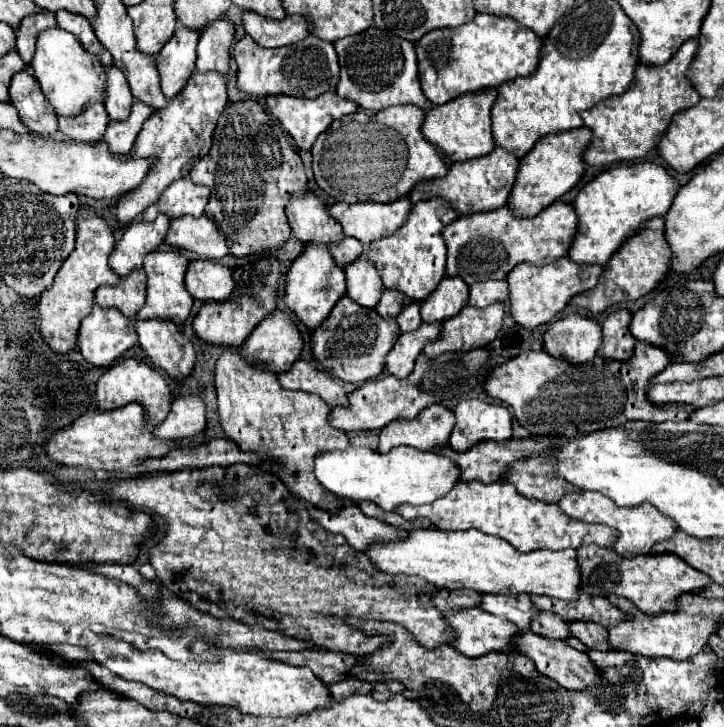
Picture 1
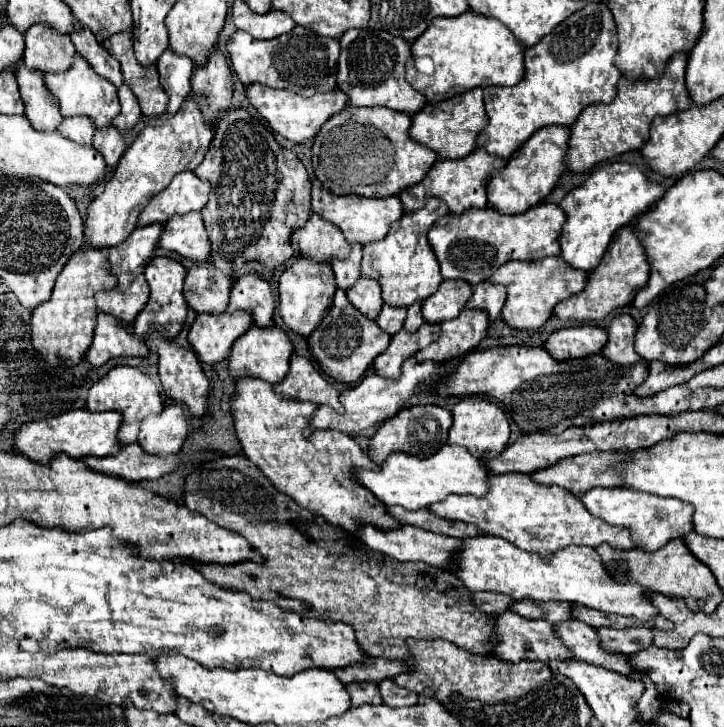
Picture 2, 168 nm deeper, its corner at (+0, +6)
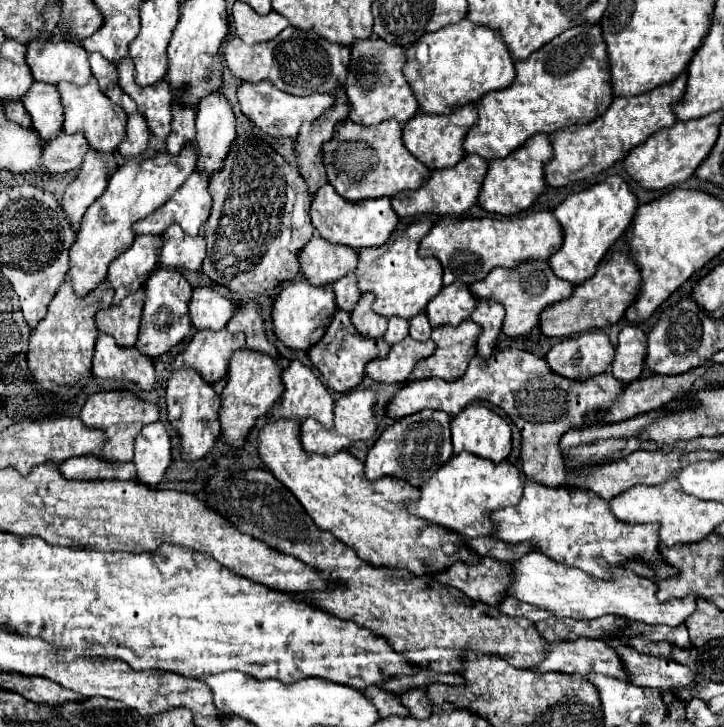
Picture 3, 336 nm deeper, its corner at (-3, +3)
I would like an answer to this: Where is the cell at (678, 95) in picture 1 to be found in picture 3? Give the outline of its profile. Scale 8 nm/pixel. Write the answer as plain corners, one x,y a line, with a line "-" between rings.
682,73
672,83
660,85
654,91
648,91
648,93
634,95
634,97
614,97
614,101
608,107
608,111
602,117
598,117
596,121
592,121
588,125
572,125
572,127
566,127
566,129
560,129
560,131
552,133
550,135
552,159
544,165
546,185
562,187
562,185
568,185
568,183
578,181
578,179
590,179
592,175
598,175
598,173
606,171
608,167
612,167
616,161
622,161
628,155
630,149
634,149
636,145
644,143
654,133
672,127
676,123
676,115
672,113
672,103
680,101
684,97
684,89
686,89
686,73

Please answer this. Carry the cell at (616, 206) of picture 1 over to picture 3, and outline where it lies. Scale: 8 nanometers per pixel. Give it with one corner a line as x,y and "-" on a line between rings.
610,175
610,177
606,177
606,181
594,185
592,189
566,197
554,209
554,215
556,215
558,223
562,225
564,243
548,259
548,265
552,267
552,271
560,279
570,281
572,285
578,285
578,283
584,283
586,279
590,279
596,273
596,267
602,261
602,257
606,255
606,251
616,243
616,239
622,237
622,233
632,223
636,207
638,207
636,195
628,187
628,183
618,175

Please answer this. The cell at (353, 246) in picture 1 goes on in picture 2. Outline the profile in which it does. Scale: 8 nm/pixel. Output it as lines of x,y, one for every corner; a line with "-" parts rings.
361,244
351,246
349,258
345,258
345,260
335,258
331,262
331,268
337,278
337,286
341,290
347,290
349,286
353,286
353,282
359,278
359,266
361,266

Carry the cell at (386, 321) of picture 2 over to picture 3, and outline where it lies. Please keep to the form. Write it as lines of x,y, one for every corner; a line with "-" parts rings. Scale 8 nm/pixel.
390,317
388,319
388,331
384,335
384,341
388,341
388,345
396,345
404,337
408,337
408,321
406,319
400,319
400,317

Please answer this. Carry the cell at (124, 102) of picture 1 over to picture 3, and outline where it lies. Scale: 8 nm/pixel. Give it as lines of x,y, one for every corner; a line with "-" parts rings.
134,113
128,117
128,125
126,125
126,139
122,141
122,145
118,147
122,157
138,157
146,151
148,147
148,137
150,131
146,127
146,121
140,113

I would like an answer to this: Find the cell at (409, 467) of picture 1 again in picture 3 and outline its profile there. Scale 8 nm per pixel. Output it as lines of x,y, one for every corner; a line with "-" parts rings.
472,453
454,455
442,469
438,469
426,485
420,487
420,499
408,503
408,511
416,517
424,517
432,523
456,531
464,537
494,535
494,523
490,513
508,505
516,505
524,491
524,475
510,461
492,463

